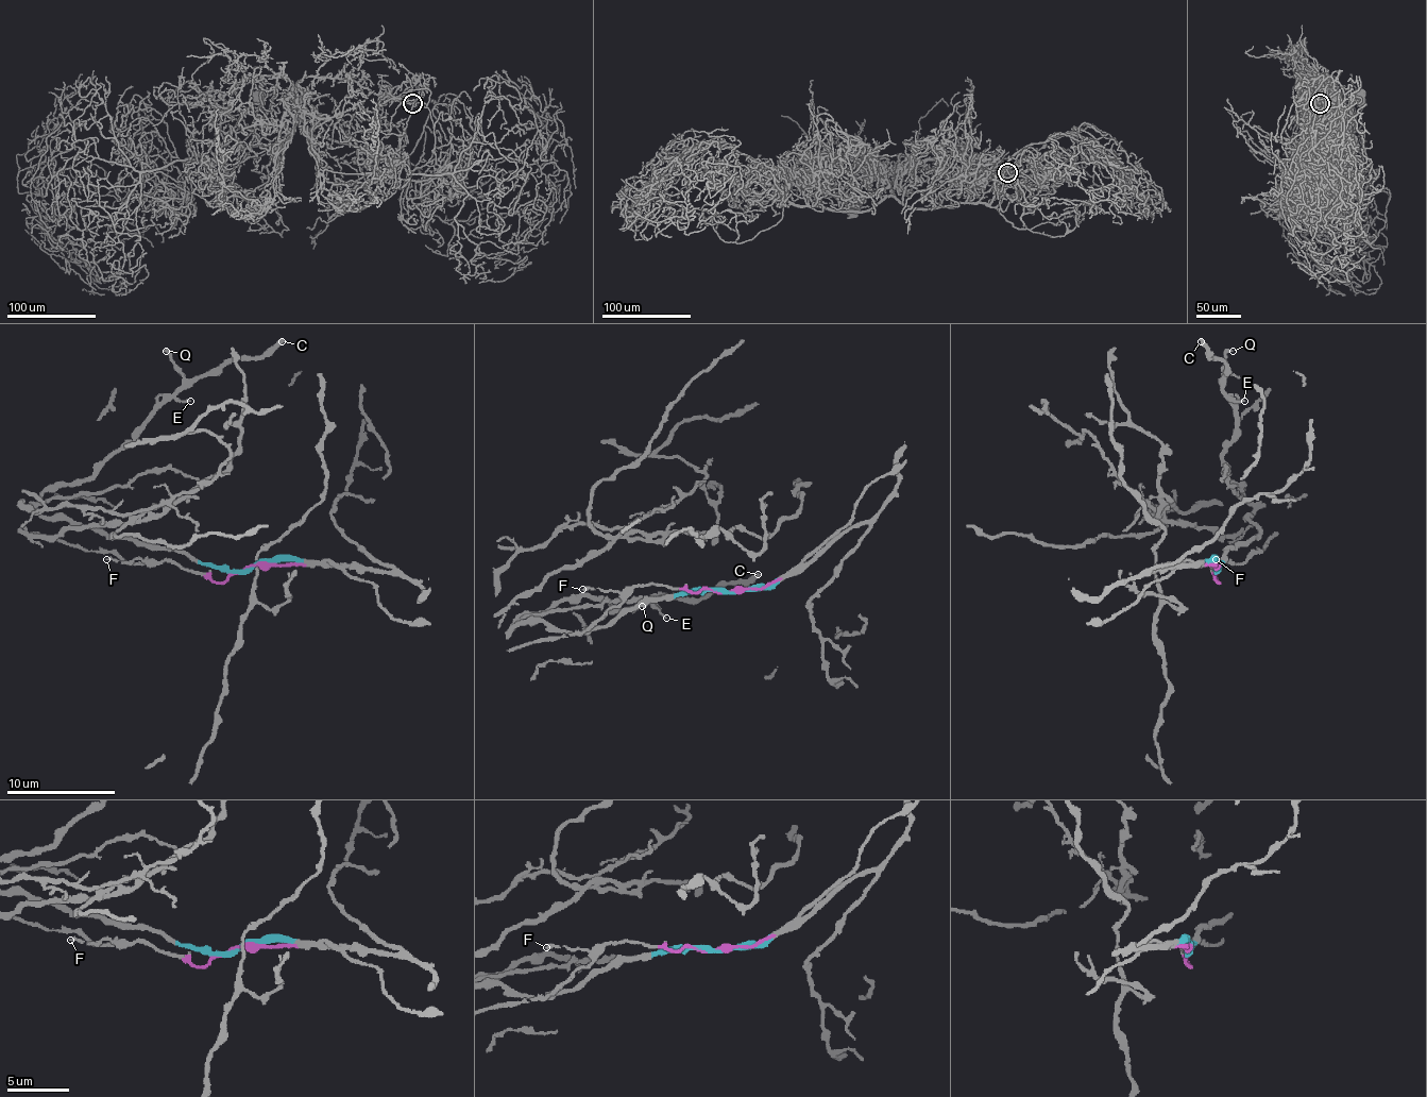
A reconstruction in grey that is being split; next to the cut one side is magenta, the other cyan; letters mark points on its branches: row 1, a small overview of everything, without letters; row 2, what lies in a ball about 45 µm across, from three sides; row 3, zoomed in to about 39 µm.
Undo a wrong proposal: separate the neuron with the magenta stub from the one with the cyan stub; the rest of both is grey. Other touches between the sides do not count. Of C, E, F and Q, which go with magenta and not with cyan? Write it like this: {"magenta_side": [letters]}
{"magenta_side": ["F"]}

